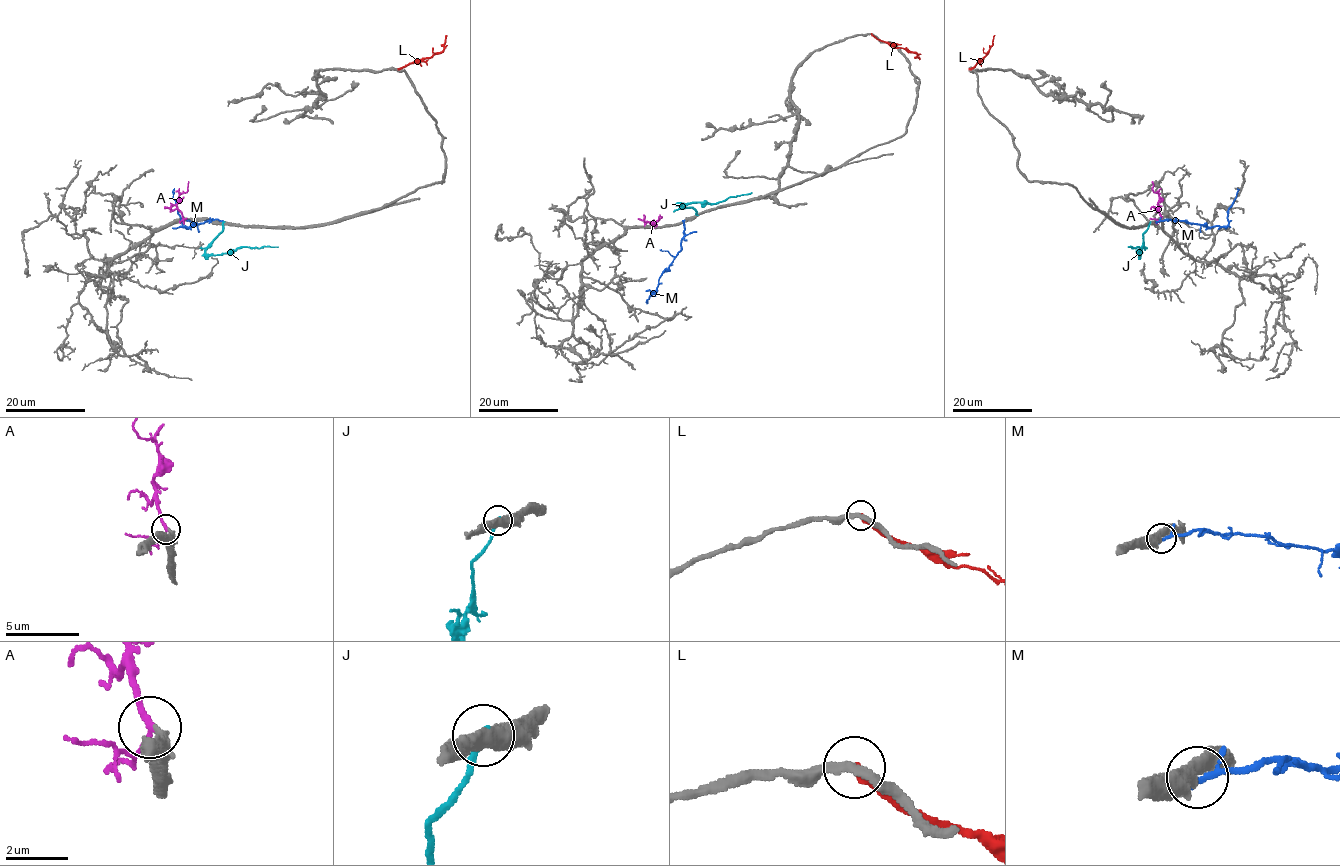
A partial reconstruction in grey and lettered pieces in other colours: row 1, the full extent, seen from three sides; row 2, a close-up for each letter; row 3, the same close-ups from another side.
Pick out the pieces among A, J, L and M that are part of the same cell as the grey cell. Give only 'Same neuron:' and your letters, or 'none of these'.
Same neuron: A

